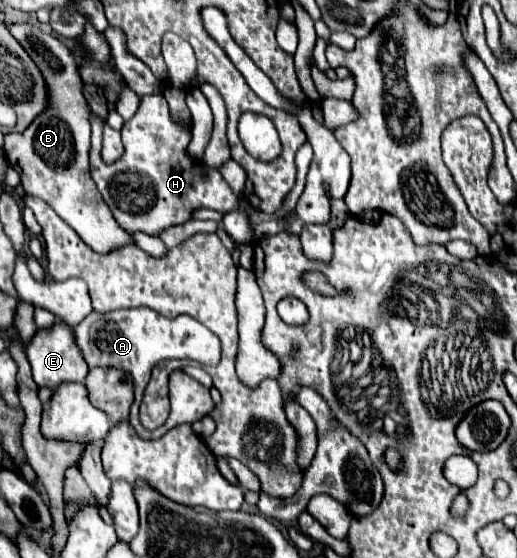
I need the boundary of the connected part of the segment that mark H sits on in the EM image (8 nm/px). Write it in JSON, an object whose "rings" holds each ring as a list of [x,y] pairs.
{"rings":[[[163,94],[141,98],[137,114],[121,128],[125,154],[113,164],[105,164],[101,160],[103,124],[100,117],[91,116],[91,176],[123,230],[139,230],[157,236],[163,228],[187,222],[193,208],[229,212],[233,208],[246,207],[245,199],[237,198],[231,192],[221,172],[209,170],[207,176],[203,176],[199,164],[187,156],[185,148],[191,140],[191,132],[173,124]]]}

